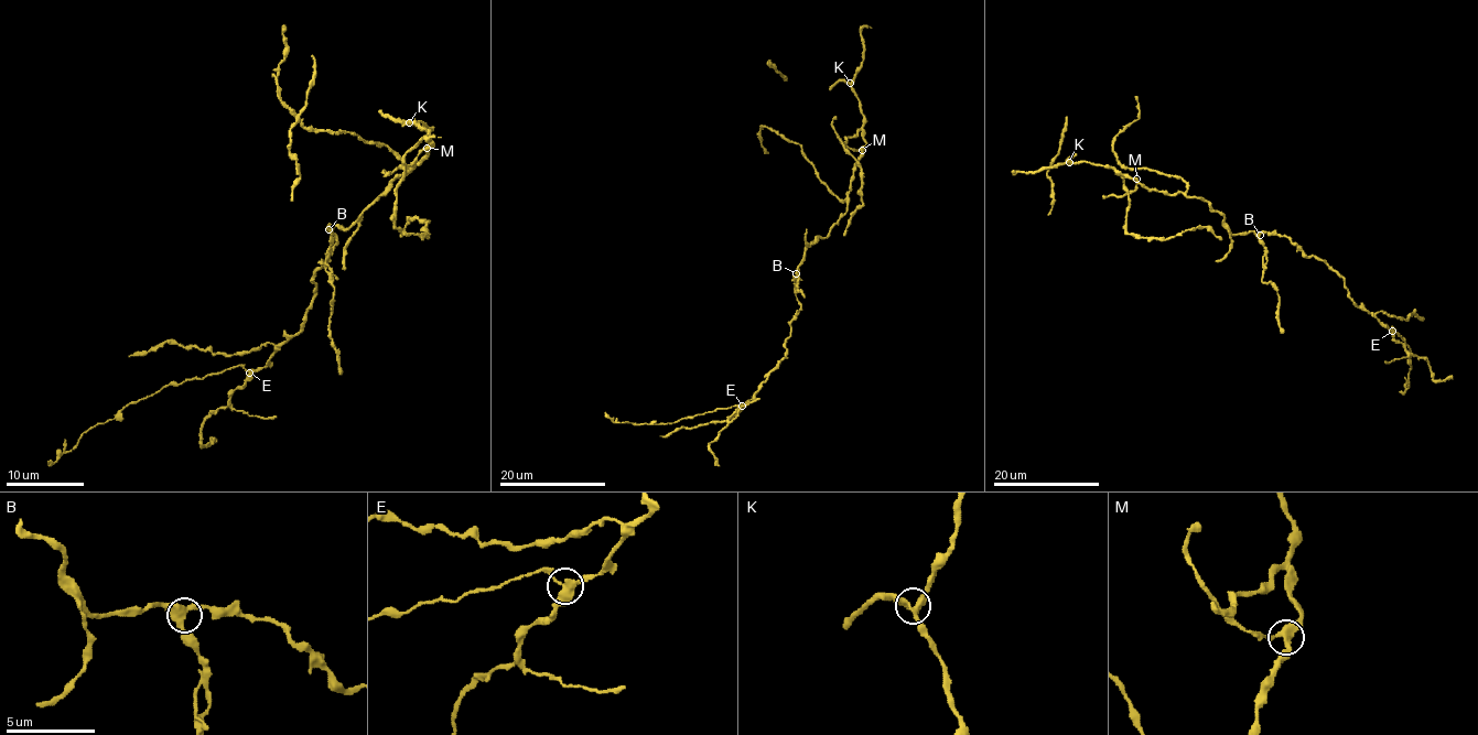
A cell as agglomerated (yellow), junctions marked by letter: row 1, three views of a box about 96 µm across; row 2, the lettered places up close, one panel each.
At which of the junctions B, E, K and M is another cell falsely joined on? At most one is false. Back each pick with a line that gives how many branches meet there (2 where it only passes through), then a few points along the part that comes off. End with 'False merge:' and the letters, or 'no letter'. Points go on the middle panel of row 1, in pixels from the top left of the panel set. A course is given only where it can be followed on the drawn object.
E: 3 | (741, 406), (662, 423), (614, 422), (605, 412)
False merge: E

